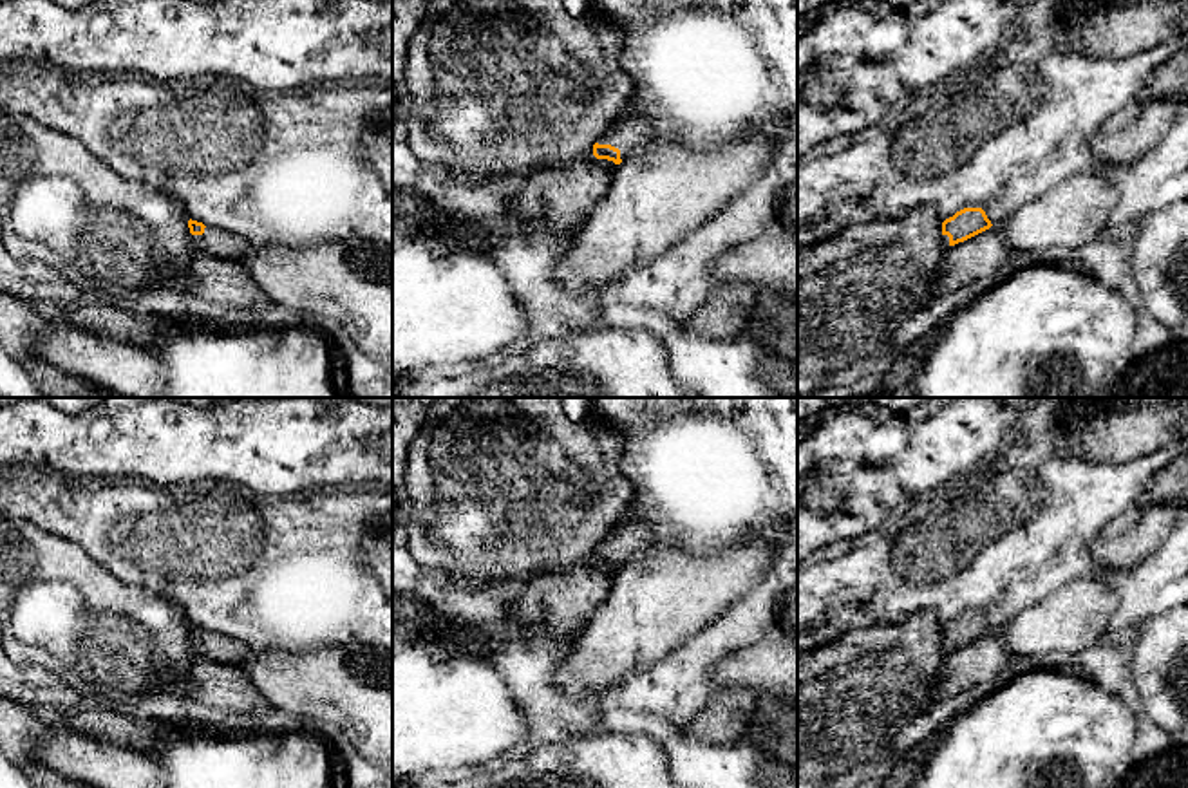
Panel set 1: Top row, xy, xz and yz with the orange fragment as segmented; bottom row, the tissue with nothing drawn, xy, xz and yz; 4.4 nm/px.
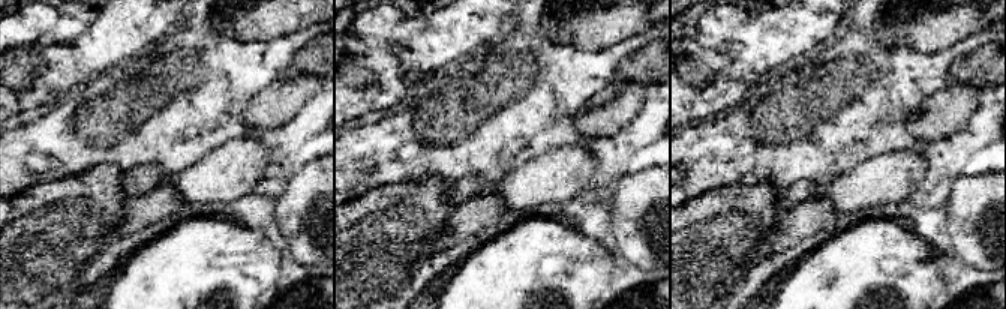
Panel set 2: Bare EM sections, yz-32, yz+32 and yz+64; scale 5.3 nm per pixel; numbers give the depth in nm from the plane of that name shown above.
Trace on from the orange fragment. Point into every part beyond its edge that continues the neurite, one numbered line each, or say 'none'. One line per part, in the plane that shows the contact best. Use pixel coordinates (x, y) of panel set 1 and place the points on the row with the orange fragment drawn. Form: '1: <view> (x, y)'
1: xz (630, 132)

